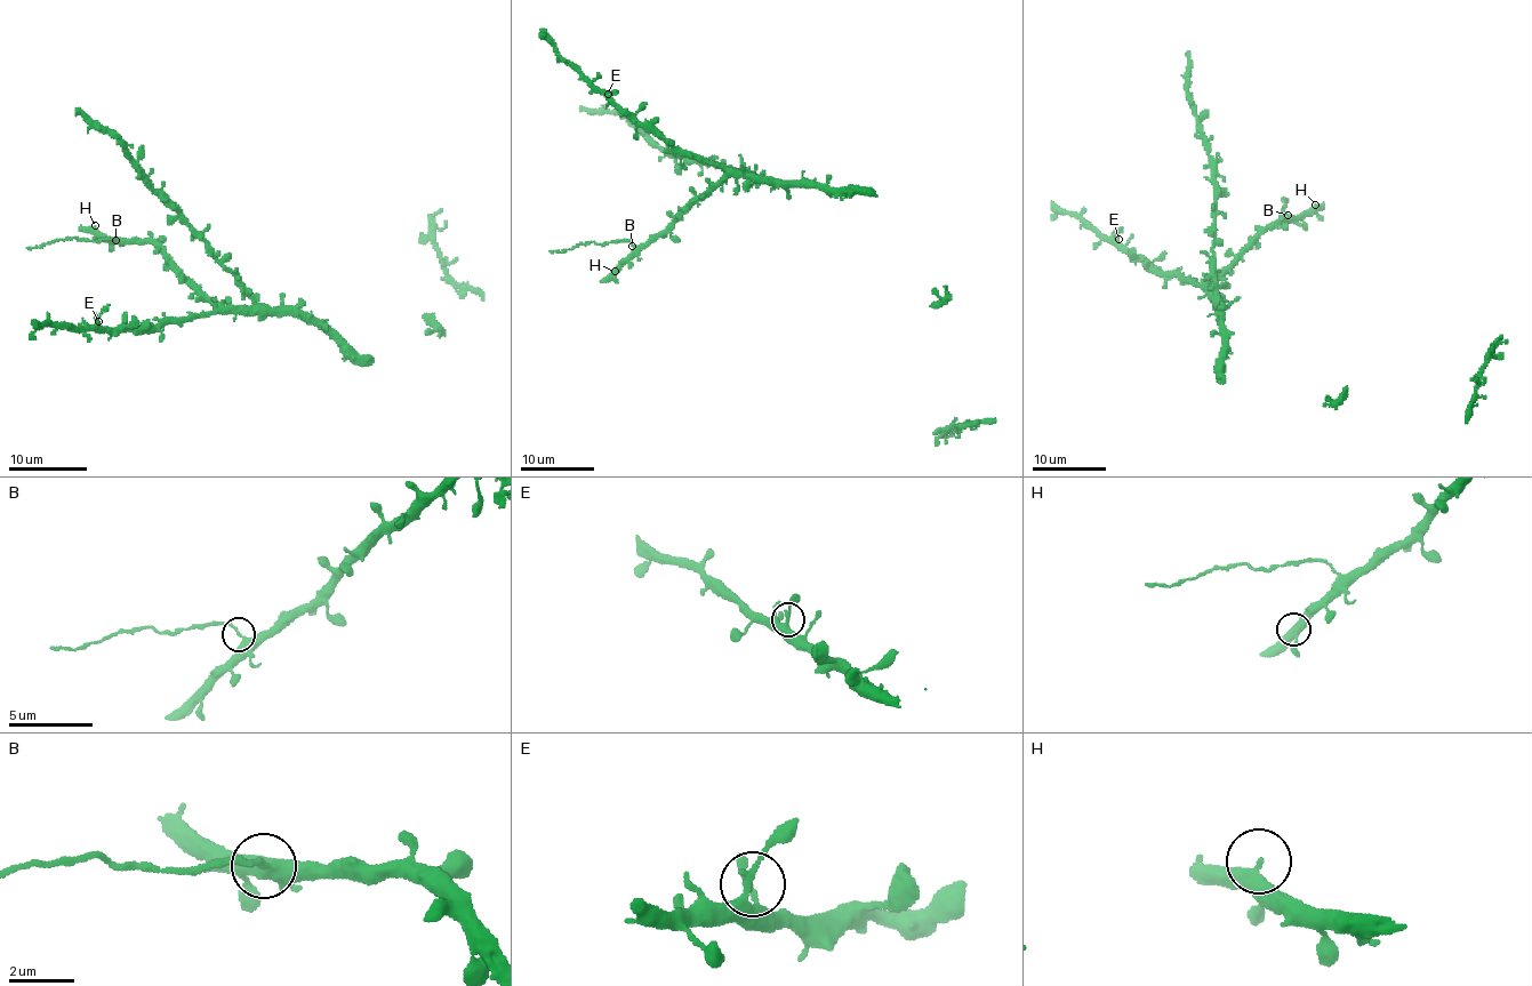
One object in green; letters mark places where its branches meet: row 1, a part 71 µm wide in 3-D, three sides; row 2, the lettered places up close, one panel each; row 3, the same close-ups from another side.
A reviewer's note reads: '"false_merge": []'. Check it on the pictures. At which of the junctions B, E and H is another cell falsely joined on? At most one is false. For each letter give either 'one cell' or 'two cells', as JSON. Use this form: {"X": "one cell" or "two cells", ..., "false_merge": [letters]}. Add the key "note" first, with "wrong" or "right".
{"note": "wrong", "B": "two cells", "E": "one cell", "H": "one cell", "false_merge": ["B"]}

